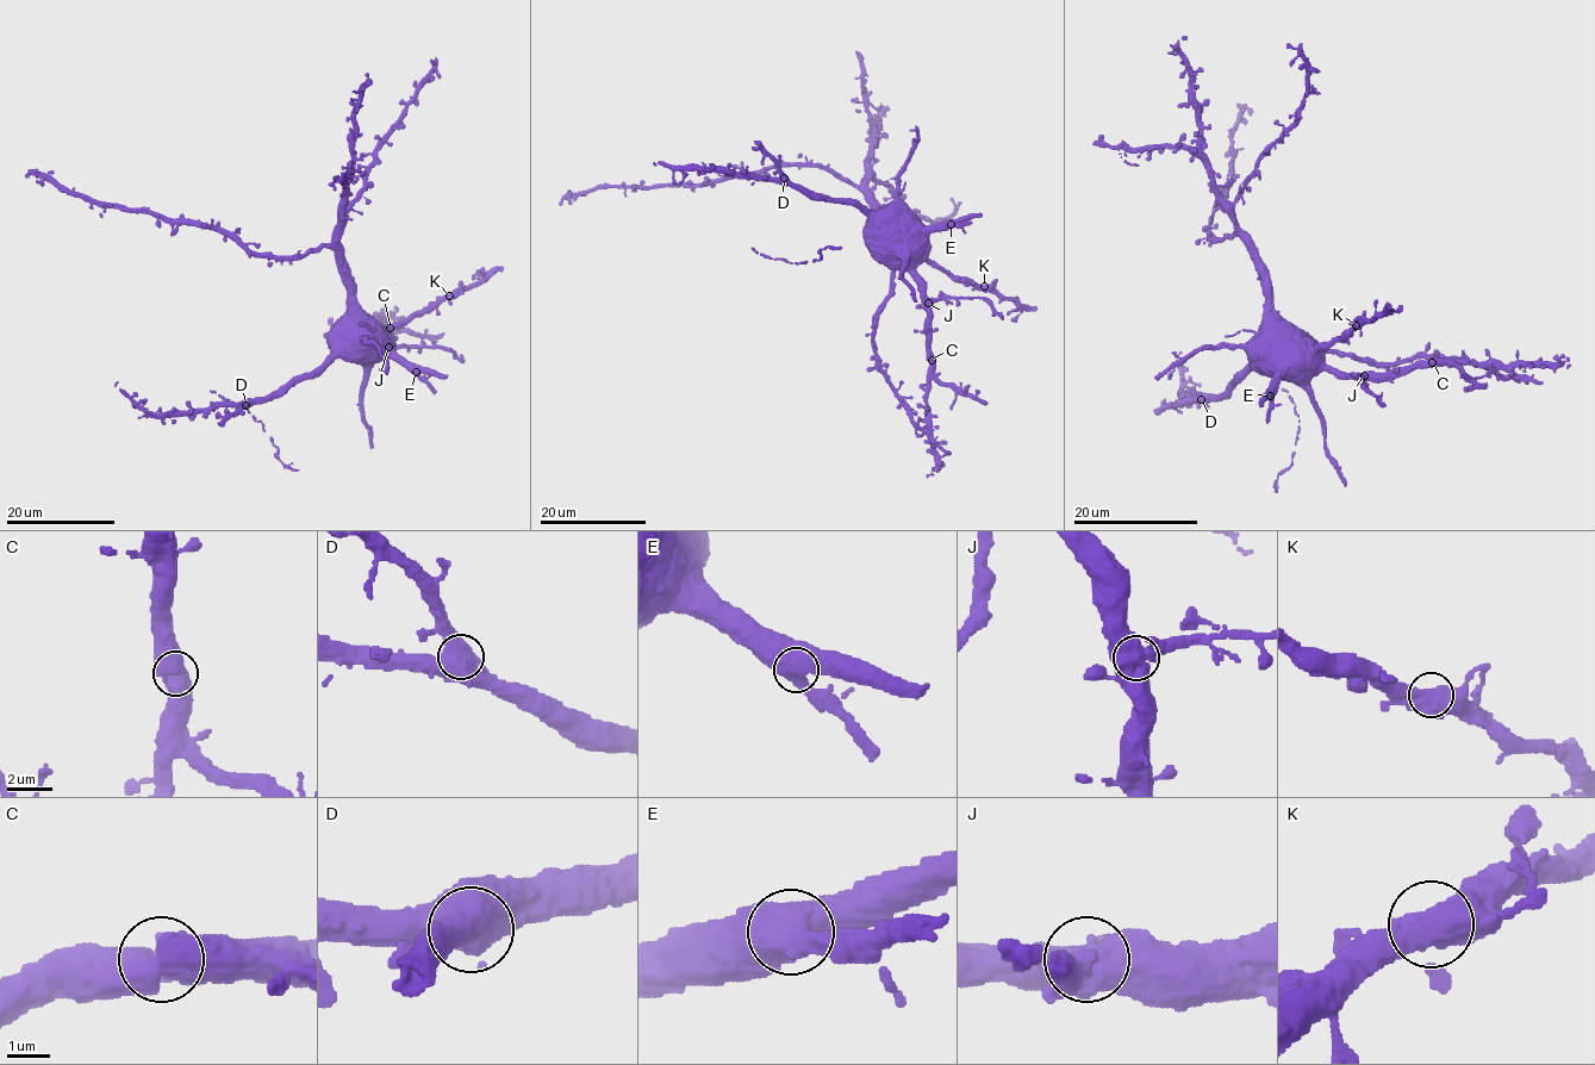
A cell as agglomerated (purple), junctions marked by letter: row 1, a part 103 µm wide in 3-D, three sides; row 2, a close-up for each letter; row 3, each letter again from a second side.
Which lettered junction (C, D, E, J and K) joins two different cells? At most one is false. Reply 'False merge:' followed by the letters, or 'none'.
False merge: J

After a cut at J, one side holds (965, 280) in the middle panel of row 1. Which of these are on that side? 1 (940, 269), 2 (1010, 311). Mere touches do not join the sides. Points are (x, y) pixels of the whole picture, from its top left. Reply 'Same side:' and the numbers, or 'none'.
Same side: 1, 2

